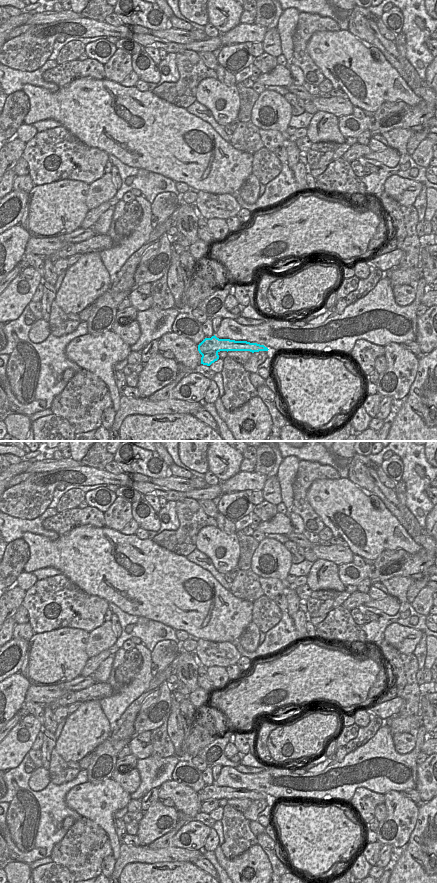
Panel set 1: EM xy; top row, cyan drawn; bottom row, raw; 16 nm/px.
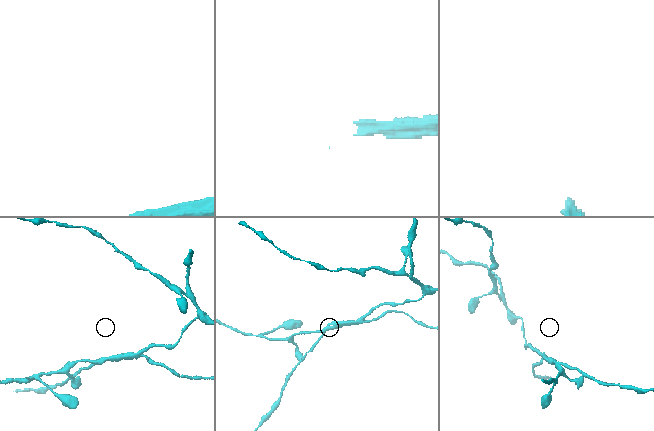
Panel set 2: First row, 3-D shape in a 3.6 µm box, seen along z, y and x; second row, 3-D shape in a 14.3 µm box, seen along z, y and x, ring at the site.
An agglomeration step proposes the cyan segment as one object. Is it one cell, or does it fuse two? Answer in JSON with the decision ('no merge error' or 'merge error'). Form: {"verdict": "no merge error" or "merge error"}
{"verdict": "merge error"}

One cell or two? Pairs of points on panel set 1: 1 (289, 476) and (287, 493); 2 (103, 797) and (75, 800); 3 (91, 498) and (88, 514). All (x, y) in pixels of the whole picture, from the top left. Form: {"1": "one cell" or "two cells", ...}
{"1": "one cell", "2": "one cell", "3": "two cells"}

